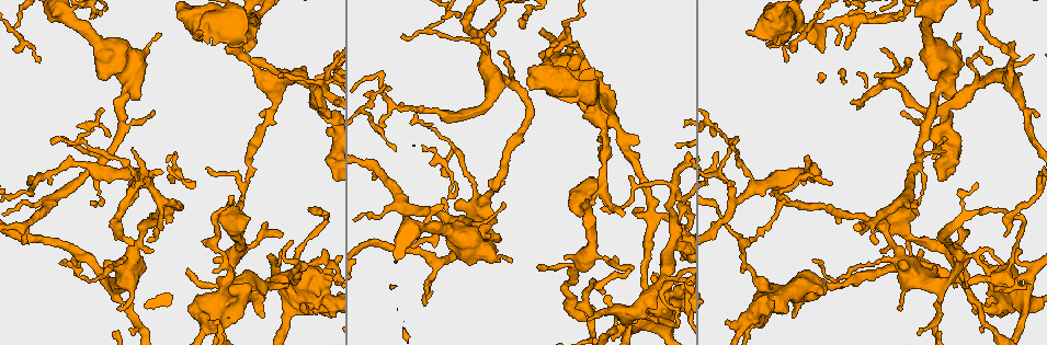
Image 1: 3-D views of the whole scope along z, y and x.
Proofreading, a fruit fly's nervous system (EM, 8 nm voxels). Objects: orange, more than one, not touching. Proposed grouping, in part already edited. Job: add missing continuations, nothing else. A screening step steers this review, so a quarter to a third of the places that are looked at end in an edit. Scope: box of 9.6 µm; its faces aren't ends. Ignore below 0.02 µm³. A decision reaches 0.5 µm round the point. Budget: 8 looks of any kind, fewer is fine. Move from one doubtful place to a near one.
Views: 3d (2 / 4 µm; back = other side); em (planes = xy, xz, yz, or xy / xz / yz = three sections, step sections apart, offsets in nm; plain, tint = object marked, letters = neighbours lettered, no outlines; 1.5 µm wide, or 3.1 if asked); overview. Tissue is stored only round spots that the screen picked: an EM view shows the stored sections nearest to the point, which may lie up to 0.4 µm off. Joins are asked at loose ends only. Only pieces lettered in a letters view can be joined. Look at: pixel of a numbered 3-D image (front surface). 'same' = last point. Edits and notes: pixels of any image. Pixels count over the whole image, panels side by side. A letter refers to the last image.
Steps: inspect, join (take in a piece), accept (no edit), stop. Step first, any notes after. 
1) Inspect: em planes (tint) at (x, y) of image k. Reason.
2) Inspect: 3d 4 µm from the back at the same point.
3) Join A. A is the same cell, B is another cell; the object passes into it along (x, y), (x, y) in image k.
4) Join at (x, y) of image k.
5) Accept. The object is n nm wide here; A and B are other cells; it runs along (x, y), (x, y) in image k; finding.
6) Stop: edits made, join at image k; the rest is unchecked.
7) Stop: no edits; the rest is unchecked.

Inspect: em xy step 8 (tint) at (751, 239) of image 1. An open end.

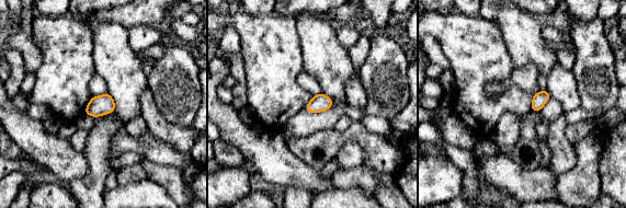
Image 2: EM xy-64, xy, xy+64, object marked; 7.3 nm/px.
Inspect: em planes (letters) at the same point.

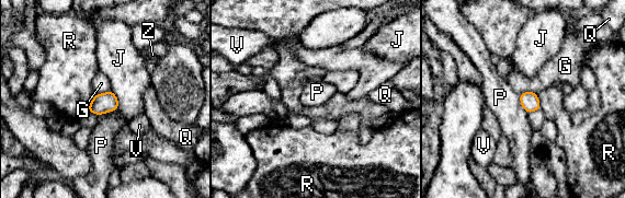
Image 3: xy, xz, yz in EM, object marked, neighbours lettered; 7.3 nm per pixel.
Accept. The object is 130 nm wide here; G, J, P, Q, R, V and Z are other cells; a border runs along (519, 95), (520, 103), (527, 113) in image 3; none of them fits.

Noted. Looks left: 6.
Inspect: em planes (letters) at (22, 243) of image 1. Free end.

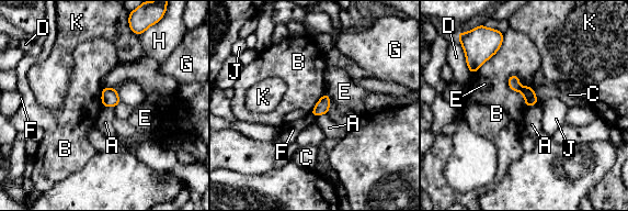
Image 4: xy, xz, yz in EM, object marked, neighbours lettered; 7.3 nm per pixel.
Accept. A, B, C, D, E, F, G, H, J and K are other cells; none of them fits.

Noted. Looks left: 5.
Inspect: em xy step 8 (tint) at (243, 42) of image 1. Free end.

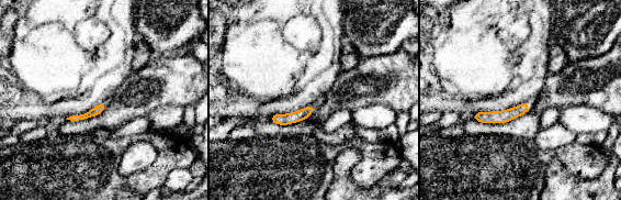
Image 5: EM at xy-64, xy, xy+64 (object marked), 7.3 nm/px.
Inspect: em planes (letters) at the same point.

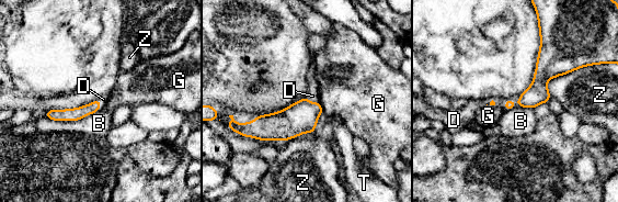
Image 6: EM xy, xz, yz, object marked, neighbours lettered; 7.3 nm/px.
Join at (471, 105) of image 6. D is the same cell, B, G, T and Z are other cells; the object passes into it along (508, 104), (505, 102), (471, 105) in image 6; the cell continues.

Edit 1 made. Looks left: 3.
Stop: edits made, join at image 6; the rest is unchecked.

